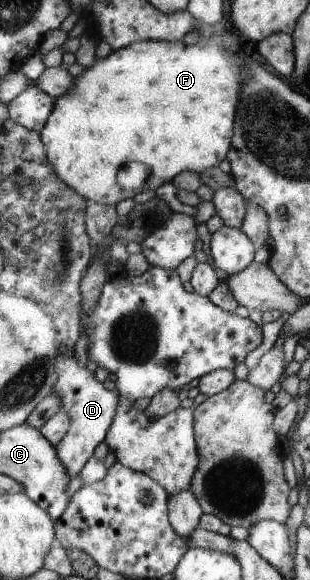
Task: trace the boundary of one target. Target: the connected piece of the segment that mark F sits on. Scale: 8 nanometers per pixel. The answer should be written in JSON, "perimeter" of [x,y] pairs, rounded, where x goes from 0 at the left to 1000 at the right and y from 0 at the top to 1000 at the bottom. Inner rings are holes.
{"perimeter":[[[732,57],[729,60],[645,62],[645,67],[623,78],[597,76],[594,71],[445,71],[394,81],[381,86],[361,86],[358,91],[332,102],[303,102],[303,110],[277,117],[248,133],[242,147],[194,169],[181,171],[177,184],[132,226],[132,236],[152,255],[152,264],[171,288],[181,291],[187,303],[219,321],[245,326],[287,348],[371,353],[406,341],[432,343],[445,331],[400,324],[377,309],[381,295],[406,283],[455,279],[484,288],[484,298],[471,317],[458,321],[458,329],[500,329],[510,322],[535,314],[555,316],[558,310],[587,295],[626,295],[655,298],[674,290],[703,286],[710,279],[732,274],[735,264],[752,250],[752,234],[761,217],[761,195],[768,193],[777,159],[790,138],[806,133],[797,128],[797,97],[781,90],[781,83],[755,71],[755,66]]]}

